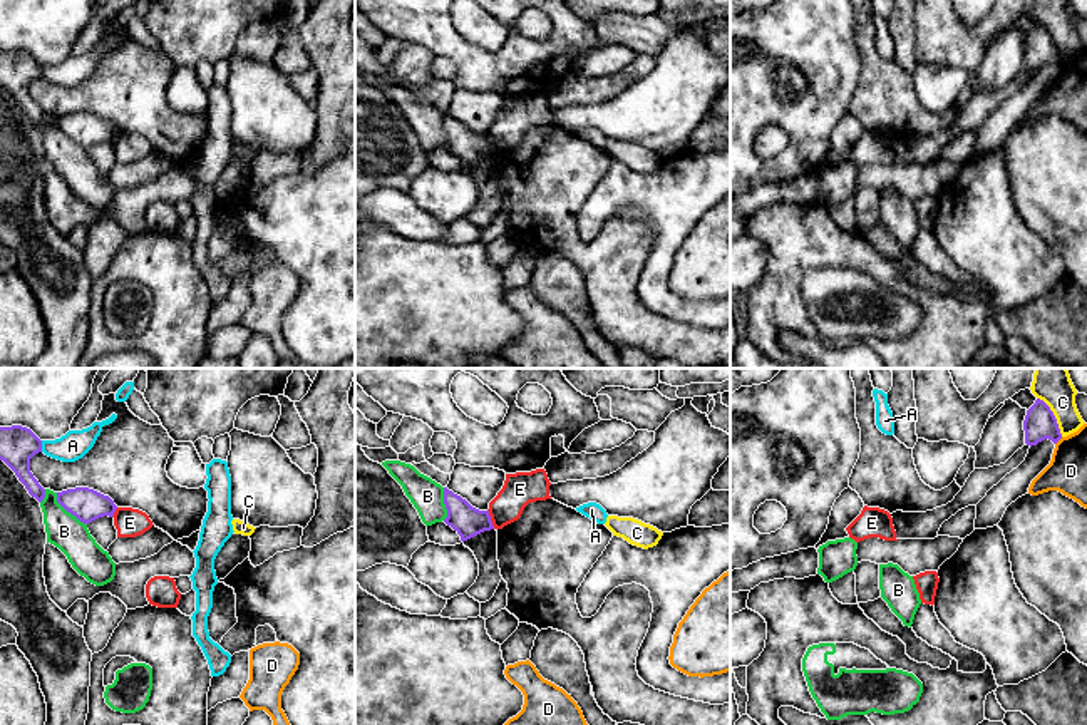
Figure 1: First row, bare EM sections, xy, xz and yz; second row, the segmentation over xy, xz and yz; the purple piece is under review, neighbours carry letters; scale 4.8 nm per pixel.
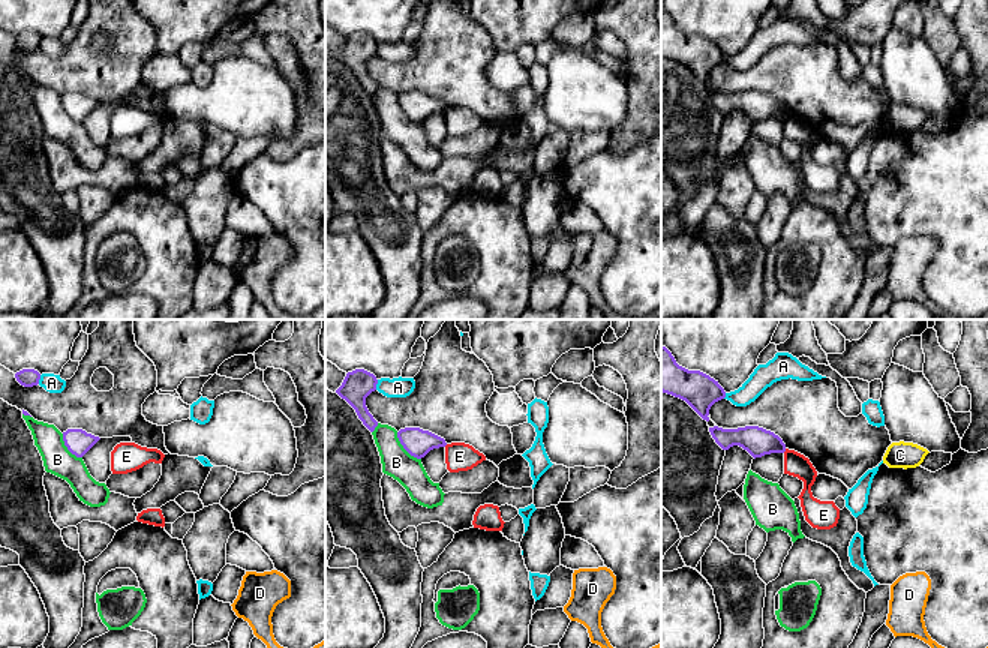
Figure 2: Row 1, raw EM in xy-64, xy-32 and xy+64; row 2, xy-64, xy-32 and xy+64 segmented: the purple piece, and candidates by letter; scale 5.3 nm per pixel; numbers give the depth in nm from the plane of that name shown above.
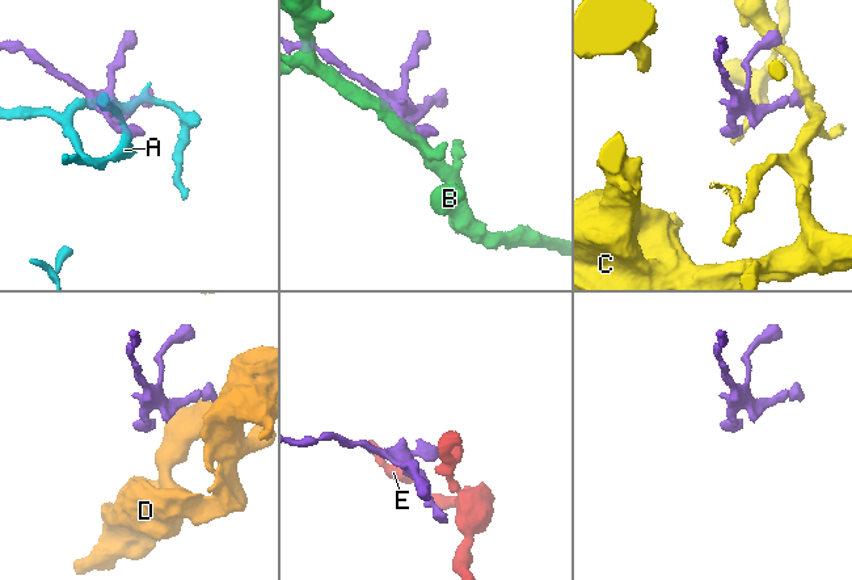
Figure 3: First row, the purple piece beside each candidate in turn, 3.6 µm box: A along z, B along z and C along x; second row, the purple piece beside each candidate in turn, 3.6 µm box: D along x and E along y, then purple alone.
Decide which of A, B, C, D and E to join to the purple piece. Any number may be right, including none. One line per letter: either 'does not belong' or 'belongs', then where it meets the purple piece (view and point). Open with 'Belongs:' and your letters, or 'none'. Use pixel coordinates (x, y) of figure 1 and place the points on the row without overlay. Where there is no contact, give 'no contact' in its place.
Belongs: none
A: does not belong; contact xy (41, 71)
B: does not belong; contact xy (67, 136)
C: does not belong; contact yz (1054, 41)
D: does not belong; contact yz (1059, 64)
E: does not belong; contact xz (489, 144)

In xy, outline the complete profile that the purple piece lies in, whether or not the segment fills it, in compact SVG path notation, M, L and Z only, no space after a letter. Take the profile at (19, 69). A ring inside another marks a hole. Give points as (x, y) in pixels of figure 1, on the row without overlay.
M0 52L0 85L3 85L25 111L28 119L39 127L45 122L45 114L30 97L30 84L42 77L42 65L27 52Z

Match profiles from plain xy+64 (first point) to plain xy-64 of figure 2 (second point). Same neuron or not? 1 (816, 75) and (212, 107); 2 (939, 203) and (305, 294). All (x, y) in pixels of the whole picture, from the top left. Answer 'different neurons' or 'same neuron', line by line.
1: different neurons
2: same neuron

